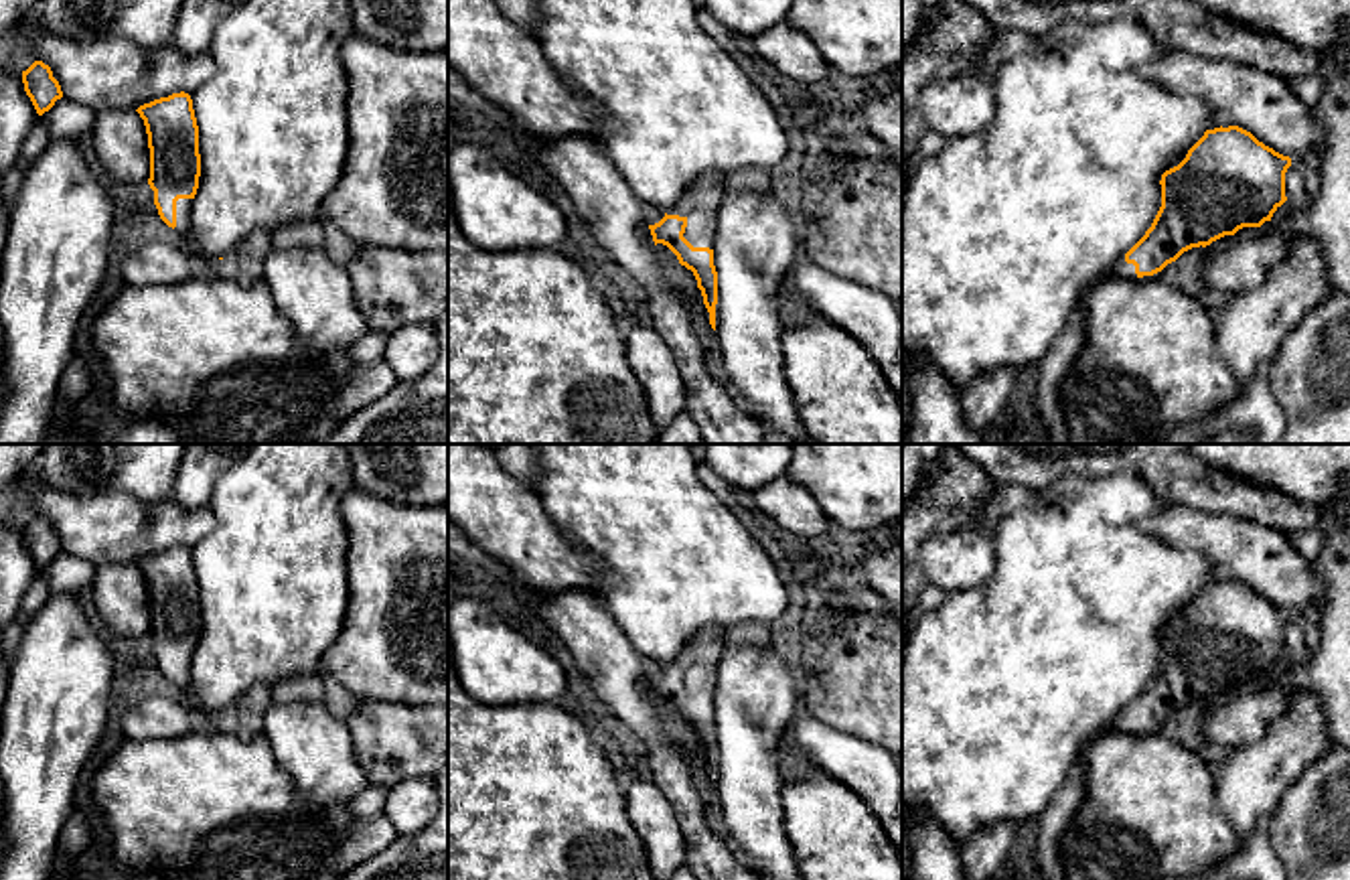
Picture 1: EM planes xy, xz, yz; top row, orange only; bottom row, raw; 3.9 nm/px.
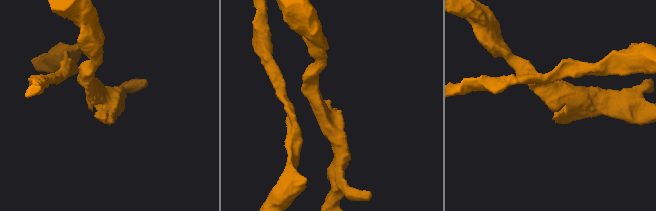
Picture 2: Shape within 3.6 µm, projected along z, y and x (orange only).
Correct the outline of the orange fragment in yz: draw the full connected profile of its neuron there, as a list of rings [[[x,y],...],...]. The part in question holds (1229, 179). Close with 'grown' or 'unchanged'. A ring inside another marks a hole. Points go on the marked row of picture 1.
[[[1228,126],[1206,130],[1186,158],[1161,174],[1161,207],[1145,235],[1101,278],[1161,272],[1192,247],[1261,227],[1287,201],[1291,158]]] | grown

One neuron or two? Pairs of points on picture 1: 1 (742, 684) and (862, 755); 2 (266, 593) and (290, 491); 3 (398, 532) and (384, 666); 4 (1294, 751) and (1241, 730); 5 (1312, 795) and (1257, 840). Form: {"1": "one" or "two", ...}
{"1": "two", "2": "one", "3": "one", "4": "two", "5": "two"}

